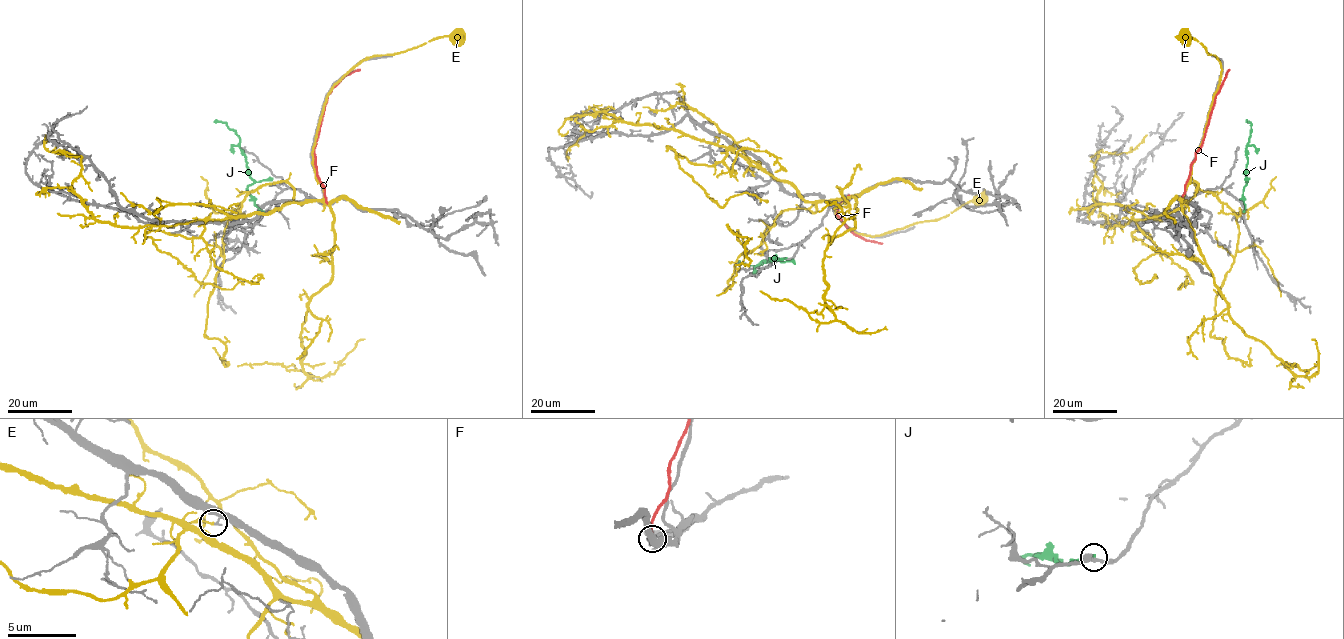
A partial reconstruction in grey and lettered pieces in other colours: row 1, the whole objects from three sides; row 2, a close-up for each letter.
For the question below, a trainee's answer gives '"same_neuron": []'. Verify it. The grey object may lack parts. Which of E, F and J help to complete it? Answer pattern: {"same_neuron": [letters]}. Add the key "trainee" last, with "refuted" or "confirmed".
{"same_neuron": [], "trainee": "confirmed"}

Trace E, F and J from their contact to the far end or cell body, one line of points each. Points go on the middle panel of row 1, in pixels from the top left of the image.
E: (735, 148), (805, 200), (853, 196), (857, 209), (825, 252), (835, 319), (817, 322), (760, 291)
F: (849, 195), (838, 205), (837, 214), (853, 233), (882, 243)
J: (786, 258), (770, 257), (776, 261), (763, 261), (756, 265), (736, 261)

